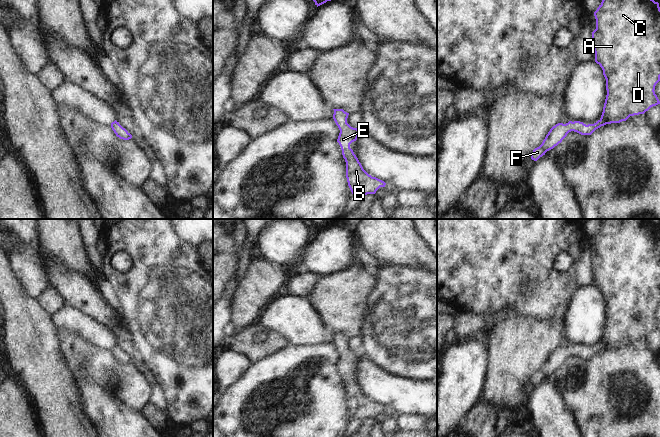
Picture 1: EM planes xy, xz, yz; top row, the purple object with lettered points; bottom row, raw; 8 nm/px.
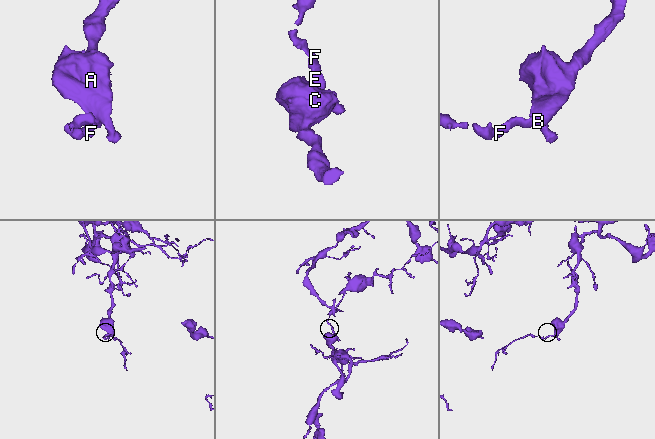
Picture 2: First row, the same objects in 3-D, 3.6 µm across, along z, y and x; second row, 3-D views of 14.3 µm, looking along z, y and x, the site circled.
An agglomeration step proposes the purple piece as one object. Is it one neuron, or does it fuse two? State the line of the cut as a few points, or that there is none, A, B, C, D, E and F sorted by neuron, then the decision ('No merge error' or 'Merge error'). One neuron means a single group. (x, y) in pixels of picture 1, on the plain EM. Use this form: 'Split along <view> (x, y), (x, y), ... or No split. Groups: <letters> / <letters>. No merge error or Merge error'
No split. Groups: A B C D E F. No merge error.

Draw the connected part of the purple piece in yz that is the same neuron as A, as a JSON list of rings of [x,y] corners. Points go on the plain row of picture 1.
[[[607,219],[594,236],[596,253],[592,256],[592,269],[595,276],[595,286],[600,289],[606,303],[607,319],[601,342],[594,348],[584,348],[580,345],[558,347],[553,350],[542,368],[535,372],[531,383],[537,385],[540,381],[559,367],[571,355],[581,359],[591,359],[596,353],[611,347],[626,345],[630,340],[644,338],[651,331],[660,328],[655,318],[655,310],[660,305],[660,231],[648,219]]]

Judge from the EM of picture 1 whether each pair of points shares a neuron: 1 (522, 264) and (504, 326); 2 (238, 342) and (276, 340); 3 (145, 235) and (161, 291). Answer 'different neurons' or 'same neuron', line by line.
1: different neurons
2: same neuron
3: same neuron

